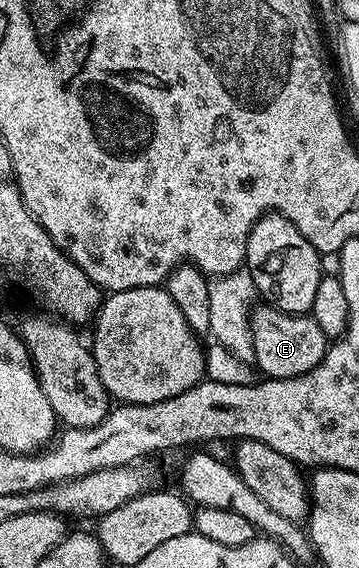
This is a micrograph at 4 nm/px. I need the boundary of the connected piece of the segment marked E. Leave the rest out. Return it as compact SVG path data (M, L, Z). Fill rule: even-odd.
M259 304L251 312L252 347L254 348L255 366L263 369L267 378L299 377L323 359L328 348L328 339L324 331L314 322L313 317L300 313L285 313L272 305Z

